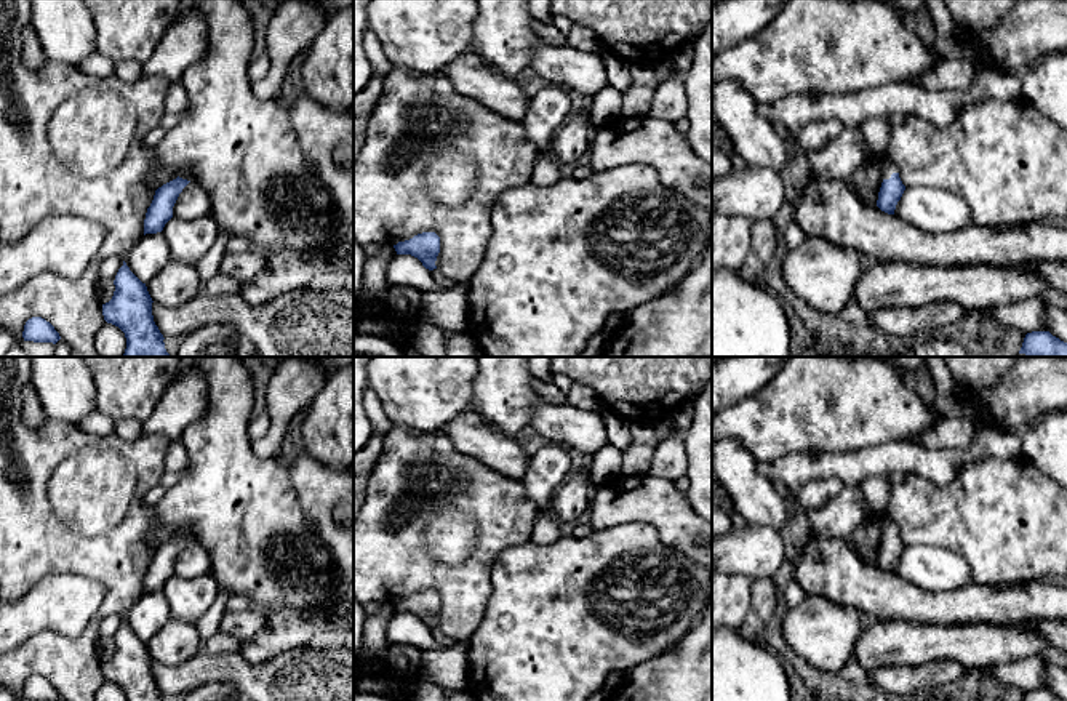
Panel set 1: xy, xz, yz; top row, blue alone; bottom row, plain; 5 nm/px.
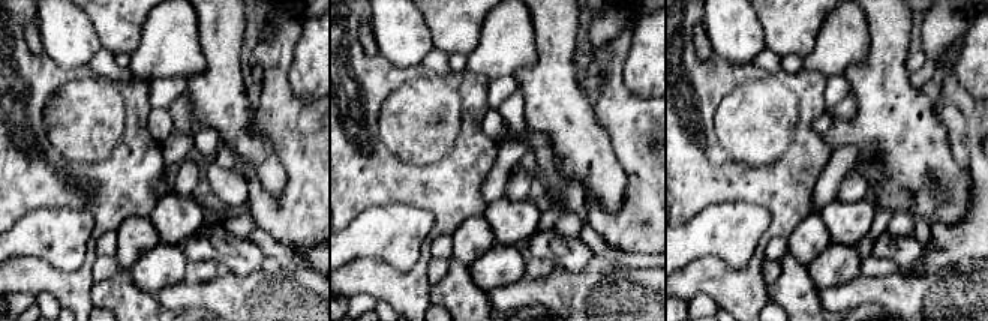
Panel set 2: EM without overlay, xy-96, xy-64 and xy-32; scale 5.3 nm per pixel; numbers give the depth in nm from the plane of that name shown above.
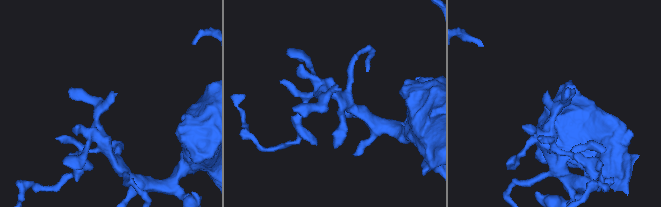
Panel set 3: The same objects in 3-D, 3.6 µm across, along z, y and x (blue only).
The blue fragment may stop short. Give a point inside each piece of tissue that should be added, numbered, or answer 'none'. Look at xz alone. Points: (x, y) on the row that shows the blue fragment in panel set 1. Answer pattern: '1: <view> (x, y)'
none

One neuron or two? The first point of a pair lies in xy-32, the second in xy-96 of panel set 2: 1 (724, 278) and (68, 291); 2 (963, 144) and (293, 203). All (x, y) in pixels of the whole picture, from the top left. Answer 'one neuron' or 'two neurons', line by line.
1: one neuron
2: one neuron

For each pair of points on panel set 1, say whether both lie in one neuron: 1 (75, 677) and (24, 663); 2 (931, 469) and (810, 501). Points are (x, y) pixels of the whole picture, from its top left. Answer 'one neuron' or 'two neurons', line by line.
1: one neuron
2: two neurons

